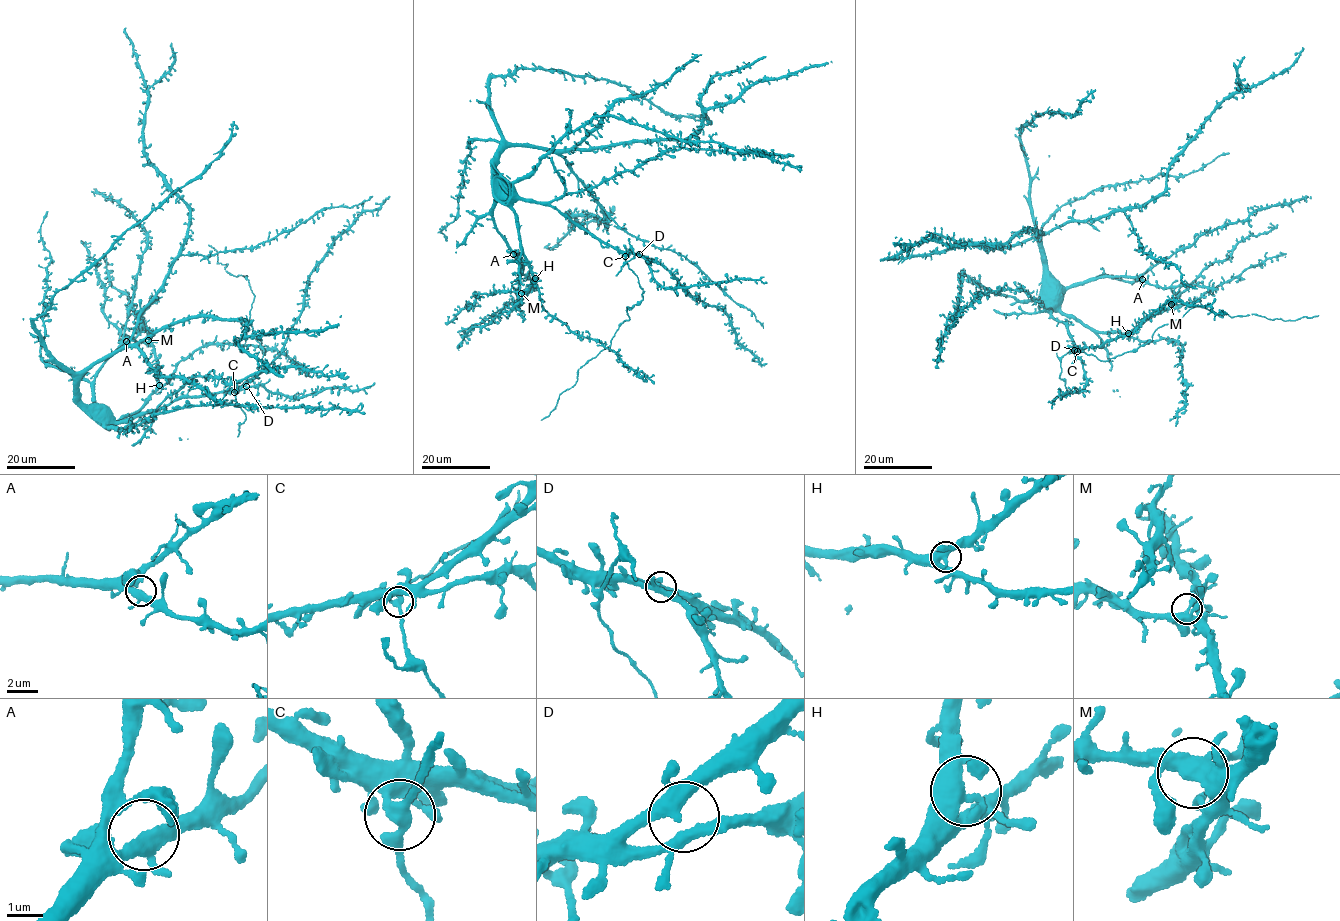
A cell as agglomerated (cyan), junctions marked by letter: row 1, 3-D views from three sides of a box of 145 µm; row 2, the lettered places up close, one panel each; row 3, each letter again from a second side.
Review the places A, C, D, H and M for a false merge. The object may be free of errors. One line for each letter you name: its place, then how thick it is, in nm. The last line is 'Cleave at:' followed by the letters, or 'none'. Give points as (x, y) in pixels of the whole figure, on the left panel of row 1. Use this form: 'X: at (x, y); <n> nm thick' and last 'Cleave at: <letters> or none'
Cleave at: none

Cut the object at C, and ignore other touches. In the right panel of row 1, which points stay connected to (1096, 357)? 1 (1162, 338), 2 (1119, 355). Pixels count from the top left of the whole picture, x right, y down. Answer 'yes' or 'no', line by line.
1: no
2: yes

